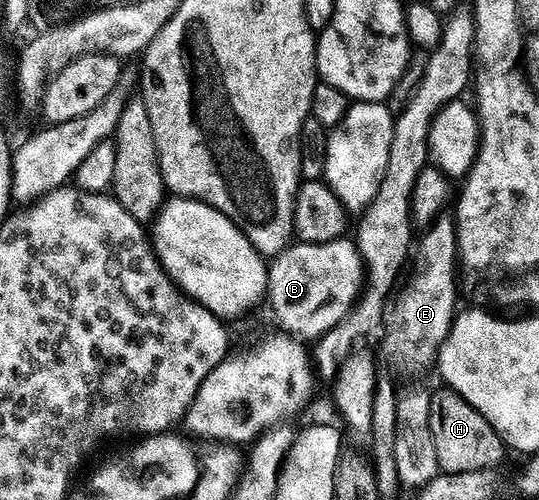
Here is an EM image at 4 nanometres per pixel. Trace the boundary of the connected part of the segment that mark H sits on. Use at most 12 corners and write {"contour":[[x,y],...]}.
{"contour":[[455,390],[431,397],[447,474],[490,472],[508,447]]}

